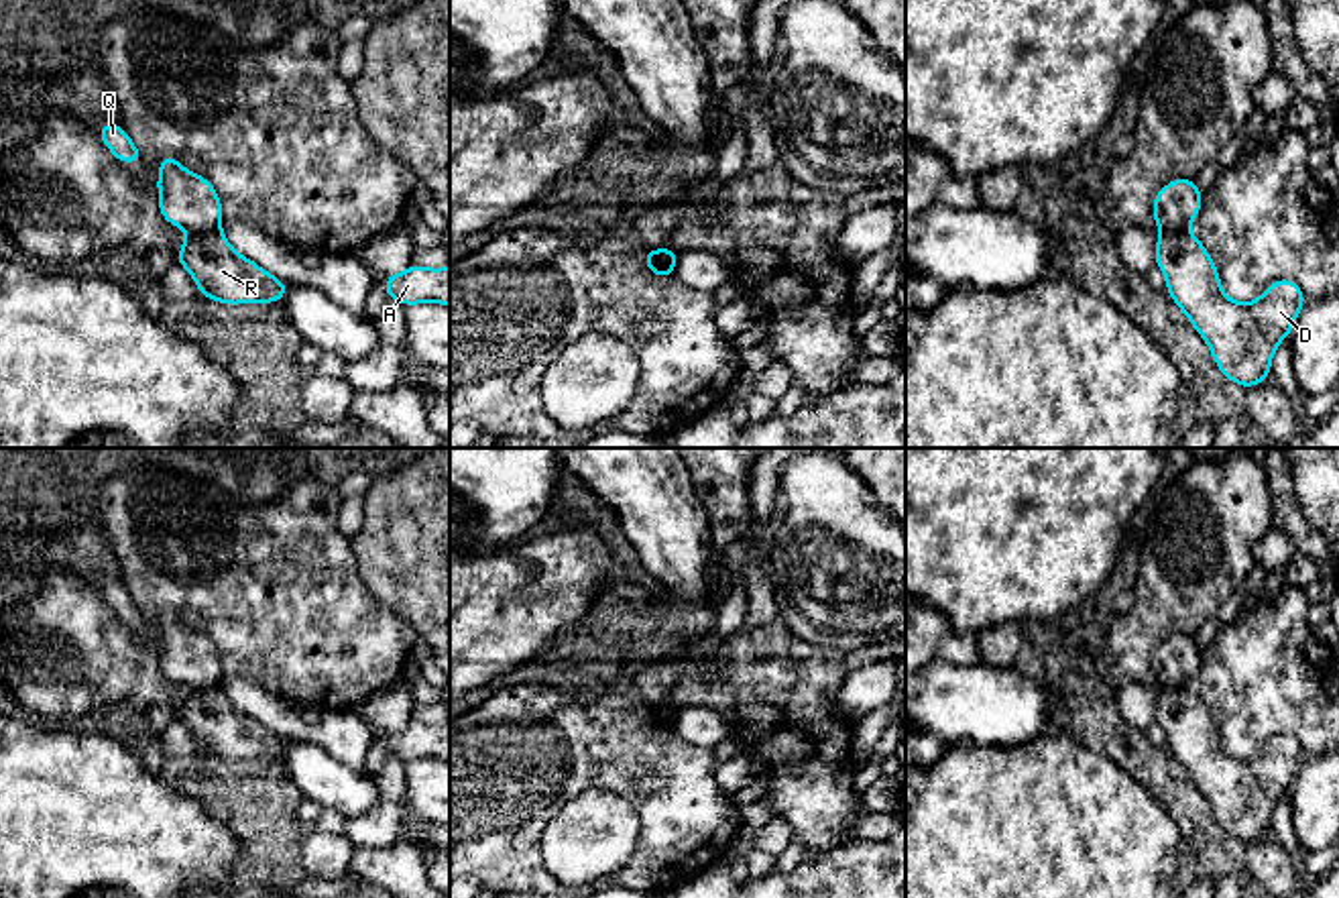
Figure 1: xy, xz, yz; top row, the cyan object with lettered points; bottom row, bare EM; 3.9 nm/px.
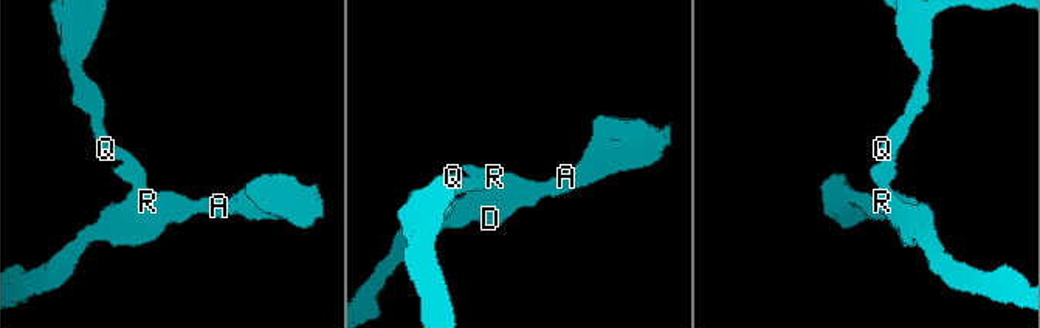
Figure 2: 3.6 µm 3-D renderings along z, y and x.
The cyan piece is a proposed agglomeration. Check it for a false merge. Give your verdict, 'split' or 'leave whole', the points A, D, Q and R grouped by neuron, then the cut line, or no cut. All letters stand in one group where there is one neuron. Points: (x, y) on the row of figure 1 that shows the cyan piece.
split | A D R / Q | xy (218, 229), (190, 235)

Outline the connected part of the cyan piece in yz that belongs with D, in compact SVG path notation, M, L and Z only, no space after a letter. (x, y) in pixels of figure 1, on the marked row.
M1188 230L1160 232L1156 267L1229 383L1247 389L1270 379L1274 350L1306 301L1296 281L1276 279L1256 301L1231 301L1209 250Z

